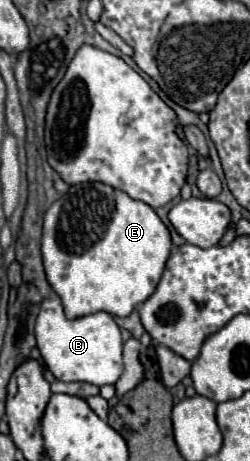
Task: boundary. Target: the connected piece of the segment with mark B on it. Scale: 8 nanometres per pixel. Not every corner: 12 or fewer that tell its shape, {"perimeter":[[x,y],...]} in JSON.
{"perimeter":[[48,297],[36,345],[60,381],[102,387],[122,375],[110,313],[70,321]]}

